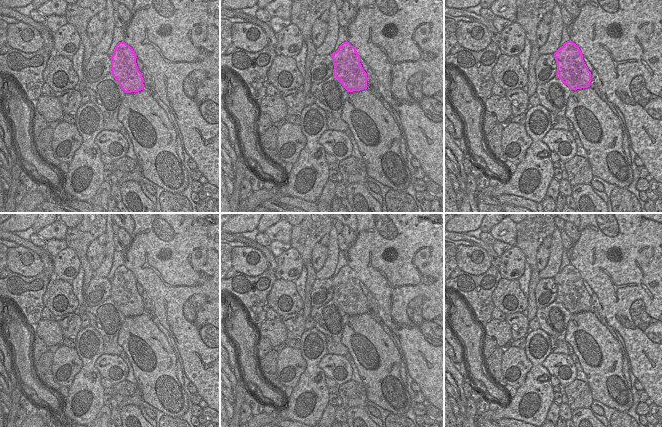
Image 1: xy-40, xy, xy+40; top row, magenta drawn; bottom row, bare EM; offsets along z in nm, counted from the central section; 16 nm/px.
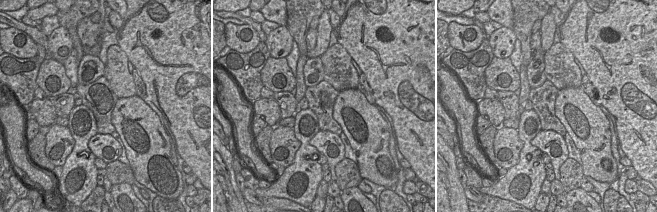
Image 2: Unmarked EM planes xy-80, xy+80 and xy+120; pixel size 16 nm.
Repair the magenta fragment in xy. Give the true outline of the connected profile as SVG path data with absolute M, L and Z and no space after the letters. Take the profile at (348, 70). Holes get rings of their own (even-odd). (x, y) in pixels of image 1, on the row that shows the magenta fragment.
M348 41L343 42L331 56L334 64L333 76L348 92L367 89L367 73L363 70L354 46Z

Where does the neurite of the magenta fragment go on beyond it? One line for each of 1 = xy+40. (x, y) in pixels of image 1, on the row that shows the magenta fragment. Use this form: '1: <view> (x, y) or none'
1: none

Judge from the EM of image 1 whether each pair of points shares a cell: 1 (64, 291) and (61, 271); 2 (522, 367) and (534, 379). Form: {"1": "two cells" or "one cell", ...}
{"1": "two cells", "2": "two cells"}

